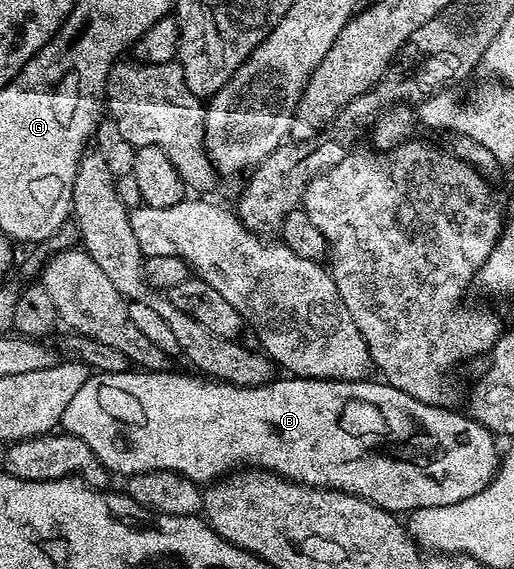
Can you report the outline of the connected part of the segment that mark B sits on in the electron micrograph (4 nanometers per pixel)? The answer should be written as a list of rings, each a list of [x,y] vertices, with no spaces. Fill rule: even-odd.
[[[171,369],[149,370],[147,372],[129,372],[127,374],[93,373],[78,388],[74,400],[66,404],[66,412],[62,419],[65,431],[78,436],[102,460],[102,464],[113,475],[145,474],[155,470],[173,470],[175,474],[186,476],[191,482],[197,484],[211,484],[235,471],[248,468],[258,470],[271,470],[273,474],[281,474],[291,482],[303,482],[306,486],[325,486],[328,490],[341,490],[347,494],[358,496],[367,502],[373,502],[384,510],[393,512],[411,512],[422,508],[434,508],[442,504],[458,504],[486,488],[492,483],[498,471],[498,450],[491,430],[487,430],[481,422],[475,422],[467,413],[455,414],[452,408],[422,404],[422,400],[414,400],[414,396],[406,396],[398,388],[389,386],[383,380],[368,382],[339,382],[338,380],[322,380],[321,378],[298,378],[295,376],[280,376],[265,386],[231,386],[228,382],[209,380],[195,373],[172,374]]]

